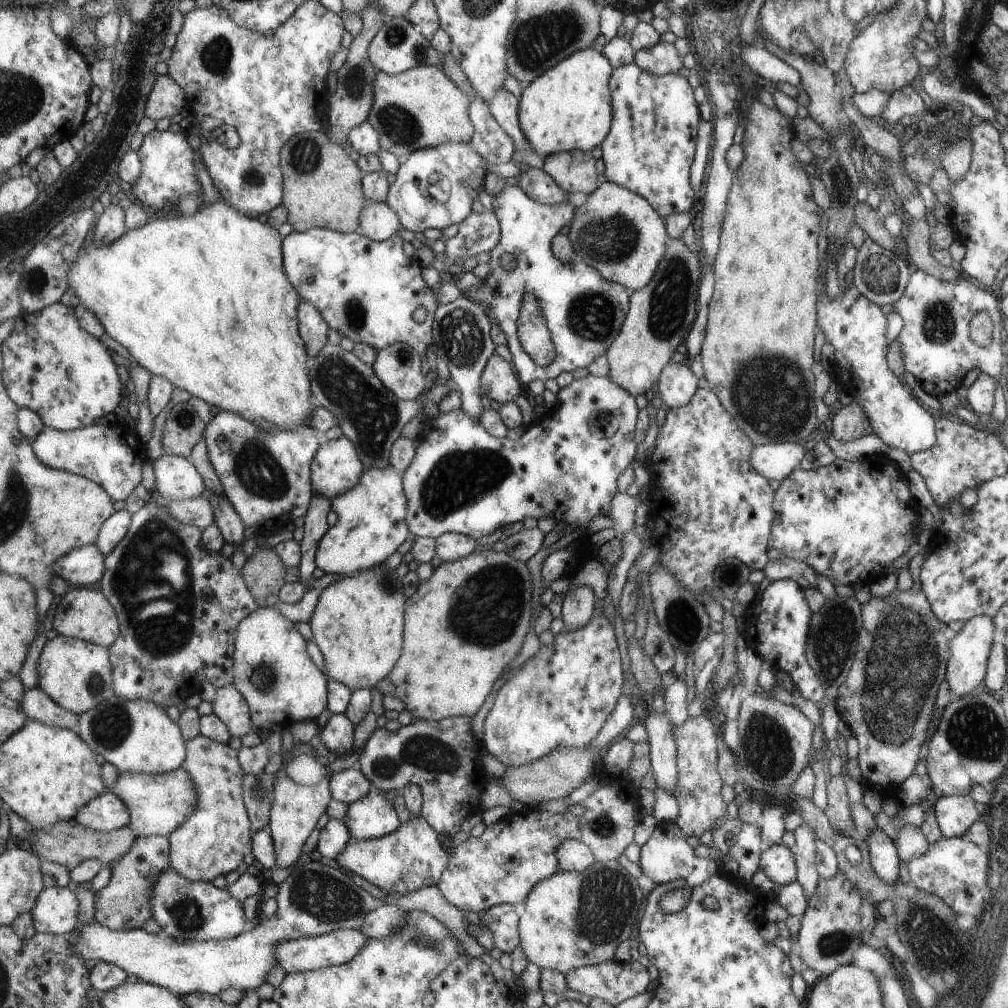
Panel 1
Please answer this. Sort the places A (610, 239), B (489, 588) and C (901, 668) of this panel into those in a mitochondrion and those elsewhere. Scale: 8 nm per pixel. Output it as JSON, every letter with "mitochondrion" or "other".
{"A":"mitochondrion","B":"mitochondrion","C":"mitochondrion"}

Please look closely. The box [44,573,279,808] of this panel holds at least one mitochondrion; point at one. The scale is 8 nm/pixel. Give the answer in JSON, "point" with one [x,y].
{"point":[112,725]}

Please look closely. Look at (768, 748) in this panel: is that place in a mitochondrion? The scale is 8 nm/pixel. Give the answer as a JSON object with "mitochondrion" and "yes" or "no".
{"mitochondrion":"yes"}

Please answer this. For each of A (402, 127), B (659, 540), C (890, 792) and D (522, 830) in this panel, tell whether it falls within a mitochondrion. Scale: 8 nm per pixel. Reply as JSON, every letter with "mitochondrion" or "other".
{"A":"mitochondrion","B":"other","C":"other","D":"other"}

